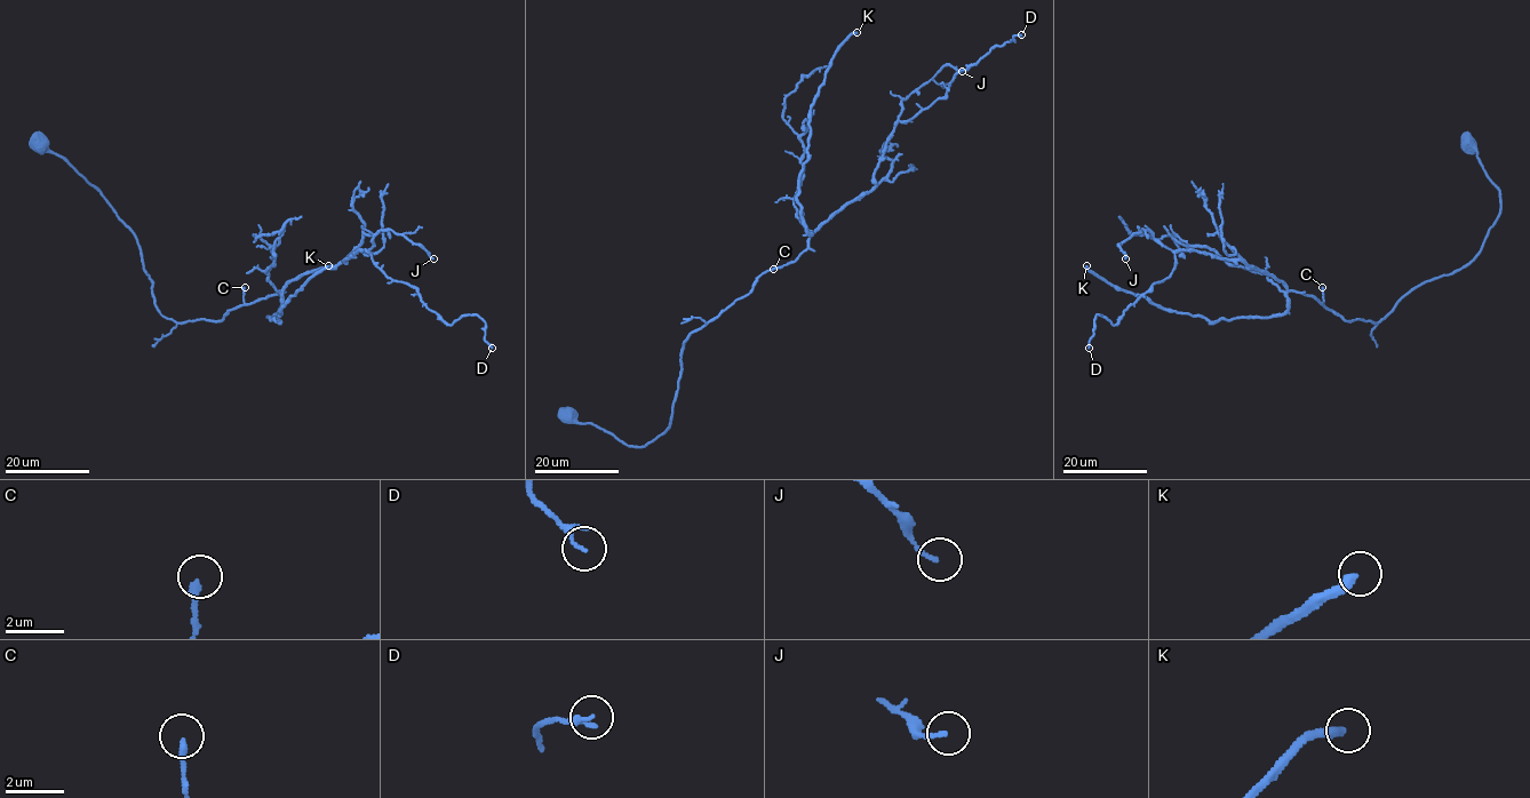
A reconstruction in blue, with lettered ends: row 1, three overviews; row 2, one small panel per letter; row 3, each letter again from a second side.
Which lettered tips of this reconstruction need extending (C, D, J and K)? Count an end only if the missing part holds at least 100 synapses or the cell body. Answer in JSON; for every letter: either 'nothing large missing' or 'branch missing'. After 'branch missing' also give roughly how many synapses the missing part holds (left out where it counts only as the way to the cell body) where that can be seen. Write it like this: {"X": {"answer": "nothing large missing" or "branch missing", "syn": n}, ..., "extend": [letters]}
{"C": {"answer": "nothing large missing"}, "D": {"answer": "nothing large missing"}, "J": {"answer": "nothing large missing"}, "K": {"answer": "branch missing", "syn": 300}, "extend": ["K"]}

